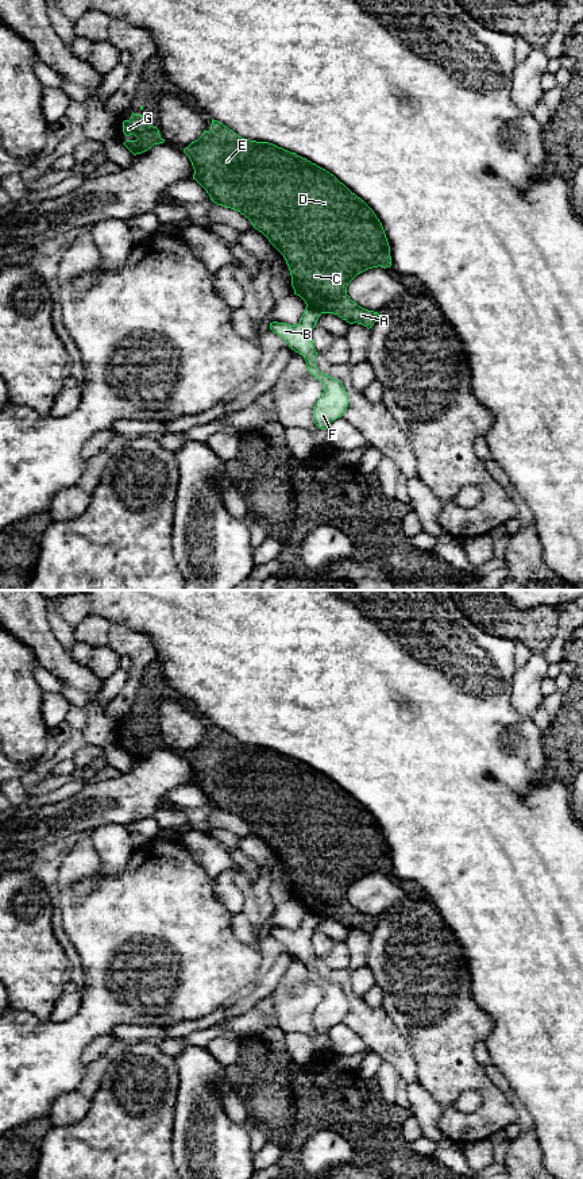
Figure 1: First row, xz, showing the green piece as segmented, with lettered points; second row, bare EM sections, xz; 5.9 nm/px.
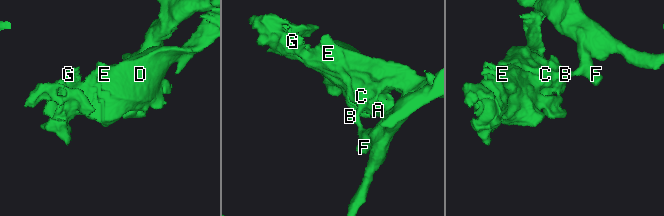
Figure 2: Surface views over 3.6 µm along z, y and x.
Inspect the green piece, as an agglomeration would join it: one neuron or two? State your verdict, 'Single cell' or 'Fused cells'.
Fused cells

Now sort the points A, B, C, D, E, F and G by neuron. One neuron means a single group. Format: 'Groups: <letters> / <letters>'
Groups: A C D E G / B F

